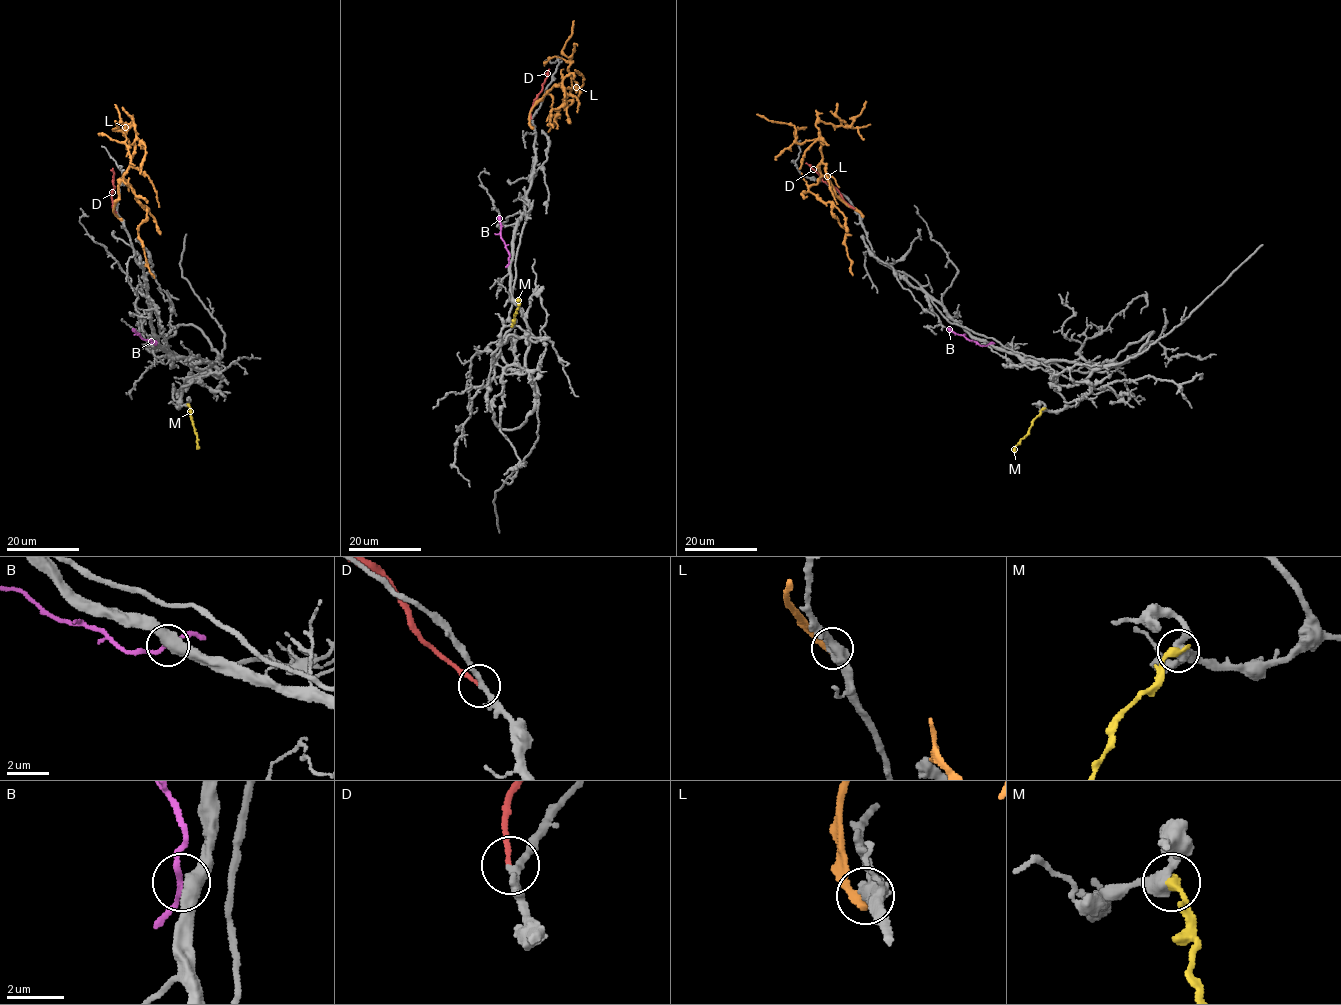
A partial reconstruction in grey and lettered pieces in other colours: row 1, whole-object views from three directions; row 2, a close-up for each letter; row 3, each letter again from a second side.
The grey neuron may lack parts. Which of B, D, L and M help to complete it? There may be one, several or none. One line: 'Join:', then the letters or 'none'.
Join: D

